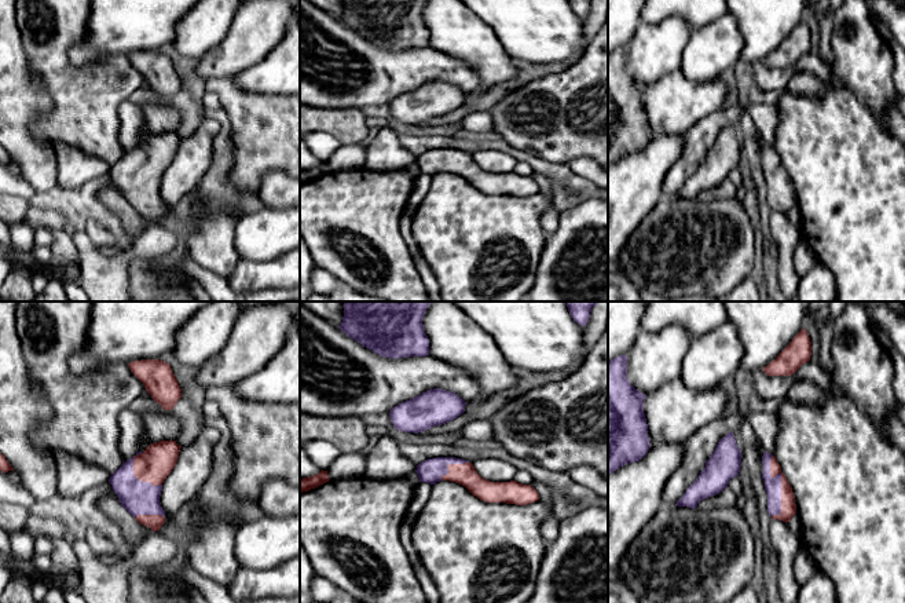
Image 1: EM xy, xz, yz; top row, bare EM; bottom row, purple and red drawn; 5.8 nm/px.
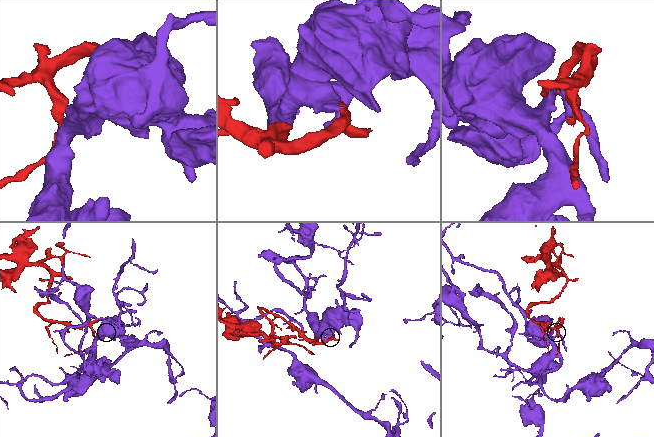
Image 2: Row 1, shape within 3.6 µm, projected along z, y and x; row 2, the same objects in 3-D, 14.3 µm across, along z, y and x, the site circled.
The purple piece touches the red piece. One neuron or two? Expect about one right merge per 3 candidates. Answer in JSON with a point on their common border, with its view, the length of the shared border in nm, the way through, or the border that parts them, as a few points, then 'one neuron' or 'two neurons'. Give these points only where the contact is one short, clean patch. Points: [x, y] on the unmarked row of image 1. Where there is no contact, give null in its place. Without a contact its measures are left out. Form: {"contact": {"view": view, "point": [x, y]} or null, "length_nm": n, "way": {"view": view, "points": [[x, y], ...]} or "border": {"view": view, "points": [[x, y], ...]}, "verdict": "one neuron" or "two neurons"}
{"contact": {"view": "yz", "point": [780, 175]}, "length_nm": 360, "verdict": "one neuron"}

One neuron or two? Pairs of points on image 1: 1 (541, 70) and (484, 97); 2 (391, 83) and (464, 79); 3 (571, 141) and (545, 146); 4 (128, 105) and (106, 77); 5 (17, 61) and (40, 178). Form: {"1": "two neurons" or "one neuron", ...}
{"1": "one neuron", "2": "one neuron", "3": "one neuron", "4": "two neurons", "5": "one neuron"}

